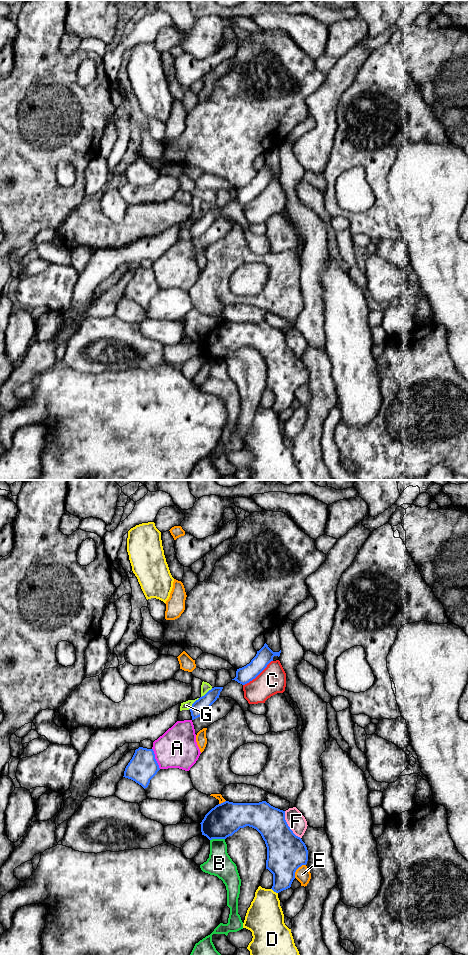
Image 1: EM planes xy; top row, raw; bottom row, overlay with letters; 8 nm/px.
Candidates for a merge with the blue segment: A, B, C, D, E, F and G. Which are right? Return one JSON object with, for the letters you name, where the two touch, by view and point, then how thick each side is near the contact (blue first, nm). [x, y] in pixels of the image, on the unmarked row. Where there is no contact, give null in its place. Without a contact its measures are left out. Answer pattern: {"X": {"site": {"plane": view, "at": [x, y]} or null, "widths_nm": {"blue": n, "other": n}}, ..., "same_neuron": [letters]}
{"same_neuron": []}

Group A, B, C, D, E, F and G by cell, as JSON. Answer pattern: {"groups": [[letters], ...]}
{"groups": [["A", "G"], ["B"], ["C"], ["D"], ["E"], ["F"]]}

